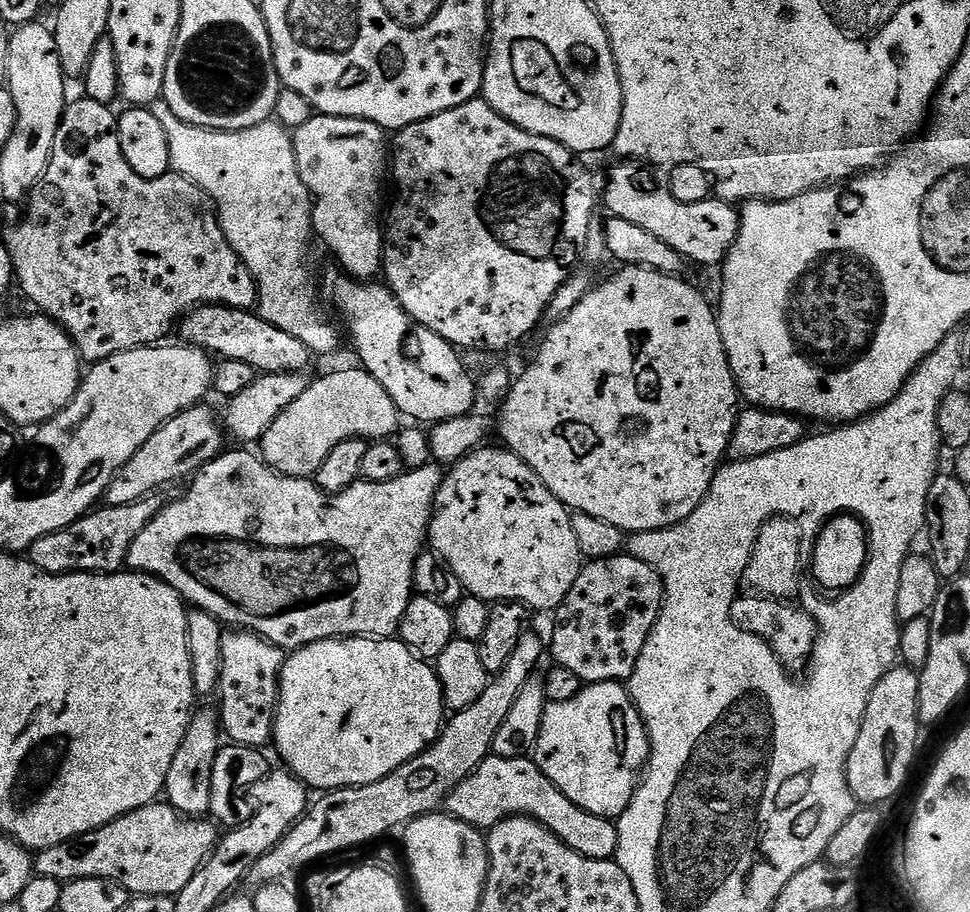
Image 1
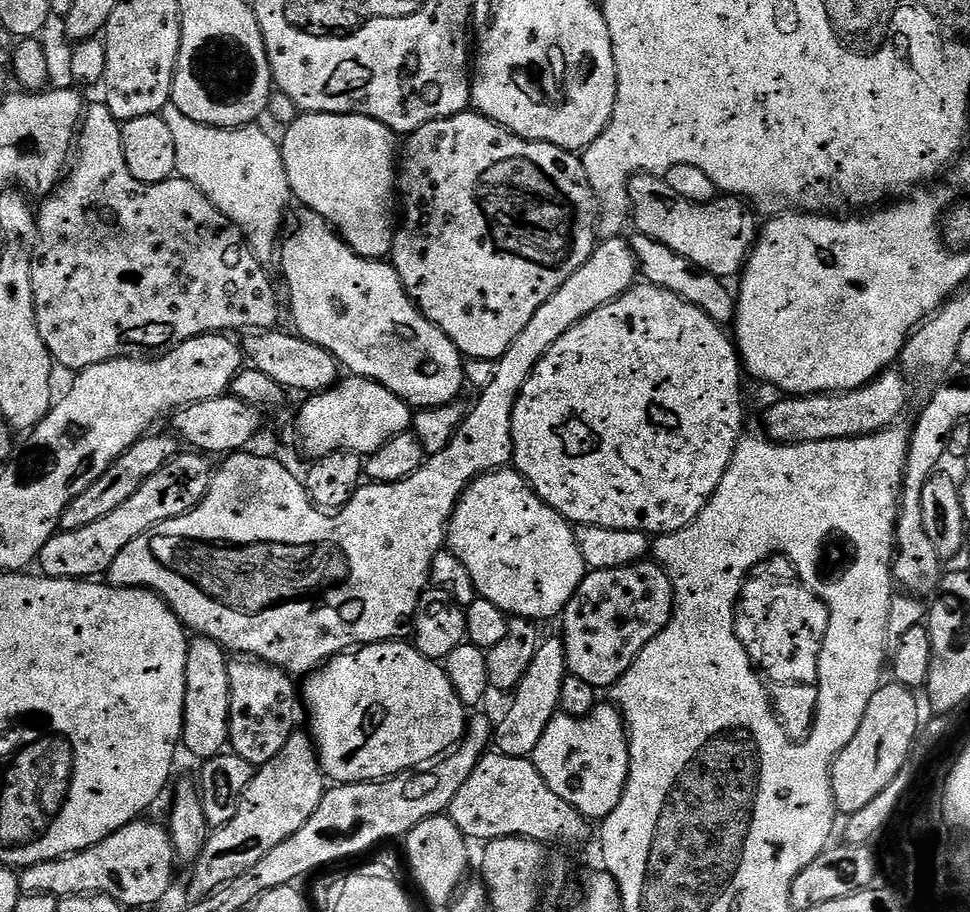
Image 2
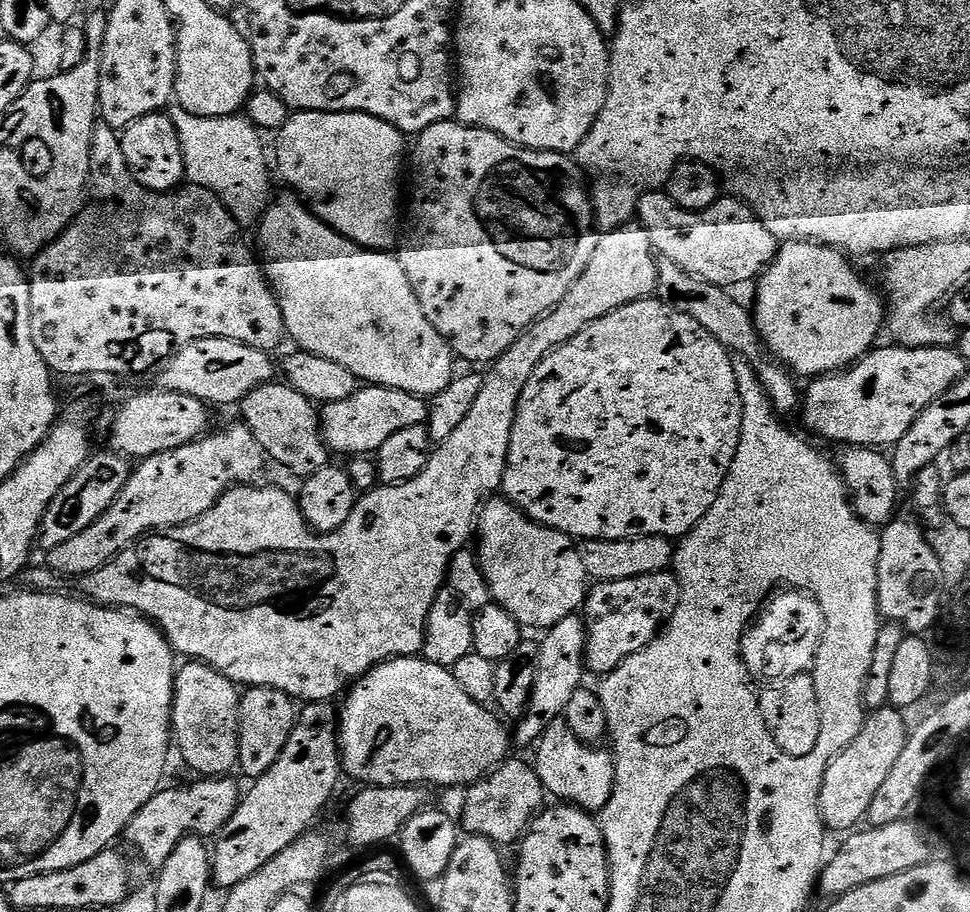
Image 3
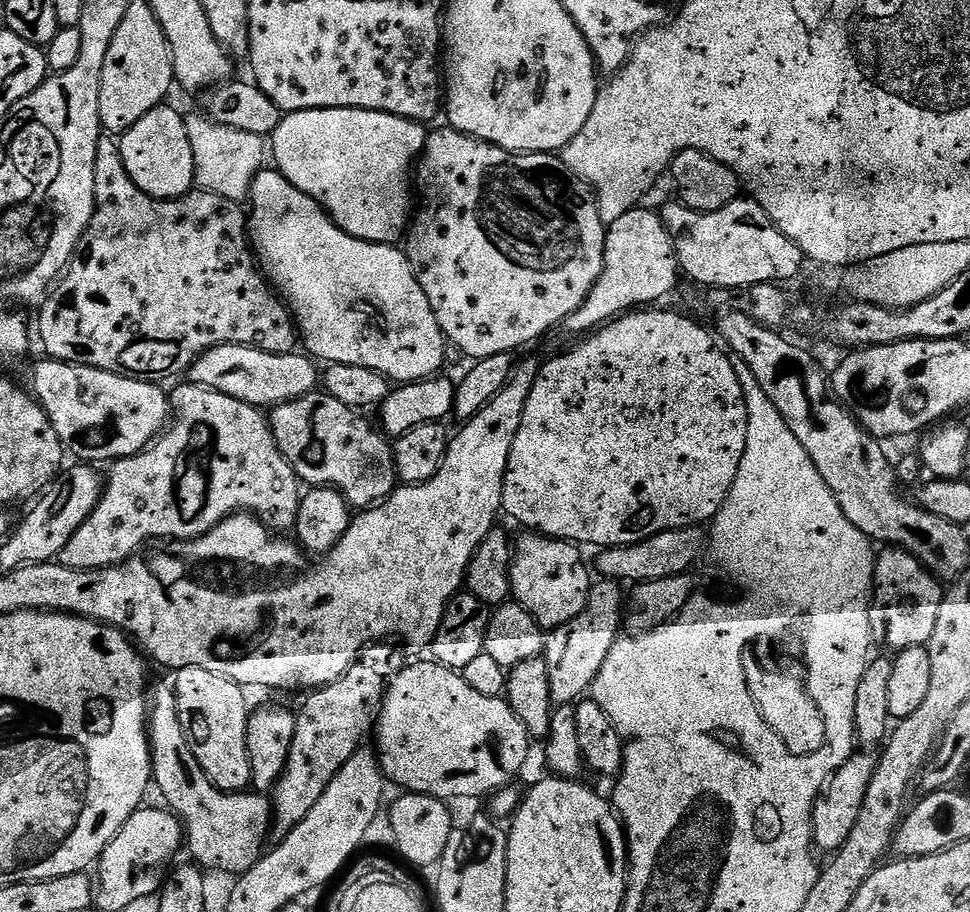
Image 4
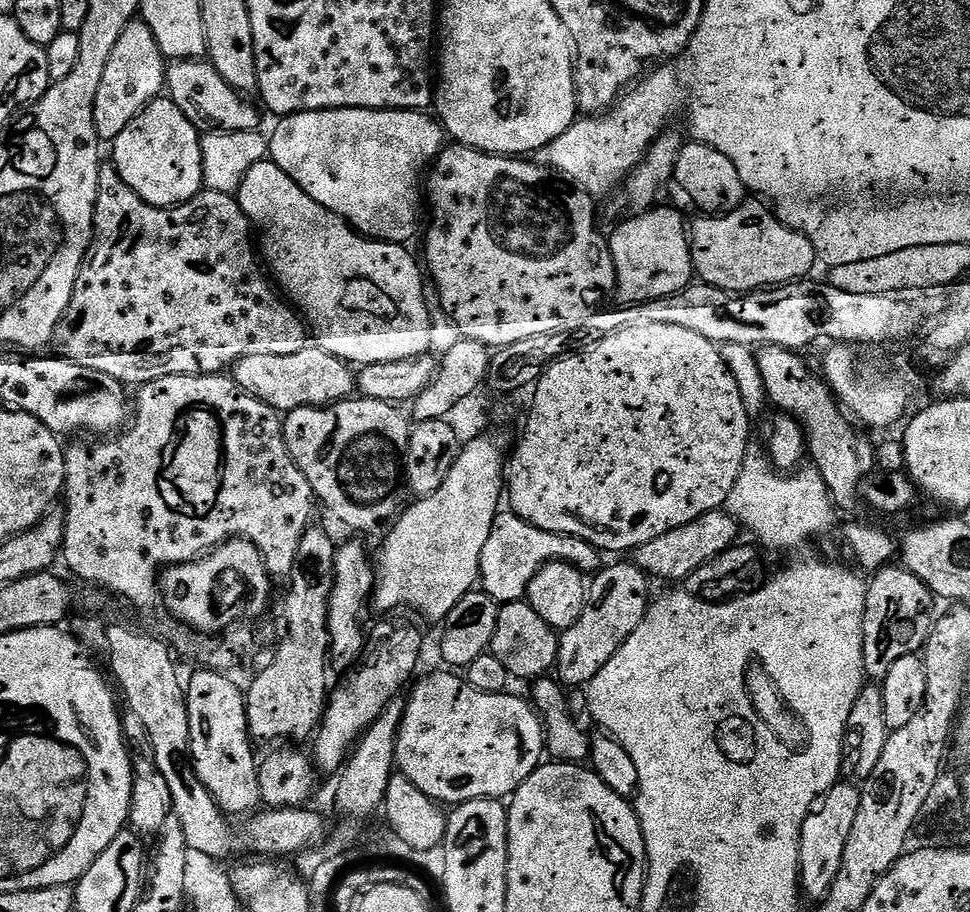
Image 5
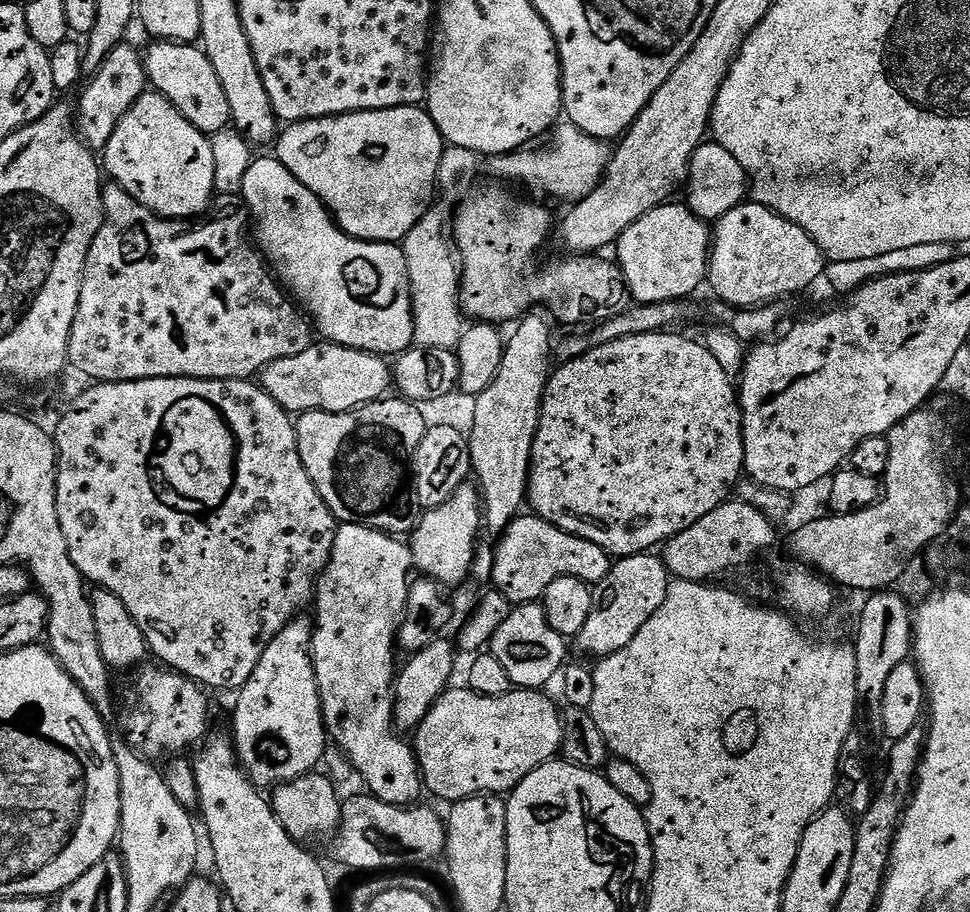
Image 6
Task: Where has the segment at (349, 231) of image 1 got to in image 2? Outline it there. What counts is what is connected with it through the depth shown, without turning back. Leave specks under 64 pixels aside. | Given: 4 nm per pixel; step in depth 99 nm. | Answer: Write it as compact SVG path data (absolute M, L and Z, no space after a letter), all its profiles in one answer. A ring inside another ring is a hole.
M310 112L297 115L296 121L287 125L283 132L284 140L279 141L280 153L293 197L332 225L336 235L362 258L384 260L391 257L392 211L398 208L398 140L392 131L374 118Z

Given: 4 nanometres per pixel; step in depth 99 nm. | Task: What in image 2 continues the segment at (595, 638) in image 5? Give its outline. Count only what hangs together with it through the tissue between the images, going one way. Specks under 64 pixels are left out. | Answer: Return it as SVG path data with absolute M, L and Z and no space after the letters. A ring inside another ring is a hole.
M541 639L538 650L534 654L534 662L530 662L530 670L522 678L522 682L511 693L512 705L508 713L501 718L500 724L494 728L494 748L501 756L510 758L531 758L534 746L546 734L546 726L560 712L562 698L562 682L570 675L568 663L564 657L564 641Z

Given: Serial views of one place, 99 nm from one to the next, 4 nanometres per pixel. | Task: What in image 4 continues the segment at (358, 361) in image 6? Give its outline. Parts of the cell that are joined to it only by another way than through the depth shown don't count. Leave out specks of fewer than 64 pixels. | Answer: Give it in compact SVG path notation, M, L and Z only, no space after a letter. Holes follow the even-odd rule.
M223 344L196 358L190 369L190 380L203 388L213 388L222 394L230 394L230 398L238 398L261 410L268 410L317 391L318 368L316 372L315 366L304 354L270 354L245 344Z

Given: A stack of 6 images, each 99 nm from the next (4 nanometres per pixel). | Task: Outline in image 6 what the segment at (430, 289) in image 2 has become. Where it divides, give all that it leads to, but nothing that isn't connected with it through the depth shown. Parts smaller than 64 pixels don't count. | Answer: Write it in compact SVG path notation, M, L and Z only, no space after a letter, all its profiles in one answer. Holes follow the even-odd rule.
M492 182L489 188L476 192L457 212L454 212L454 247L460 261L460 306L465 317L476 322L504 326L507 320L516 322L529 311L531 304L548 300L551 315L564 324L580 324L593 316L593 321L613 320L630 307L628 283L619 263L603 260L600 254L572 254L549 268L536 269L536 255L544 248L552 232L552 216L535 199L523 200L511 192L511 187Z

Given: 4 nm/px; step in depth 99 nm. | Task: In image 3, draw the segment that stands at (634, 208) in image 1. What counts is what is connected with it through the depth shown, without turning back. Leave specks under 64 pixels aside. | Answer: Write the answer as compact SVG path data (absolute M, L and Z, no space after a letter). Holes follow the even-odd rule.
M653 190L640 197L638 220L650 234L653 248L663 259L678 262L682 270L690 270L690 274L729 290L735 289L735 284L748 284L752 279L753 283L771 264L778 251L776 236L766 230L766 226L756 217L756 211L739 198L722 198L706 210L691 212L678 206L667 191Z

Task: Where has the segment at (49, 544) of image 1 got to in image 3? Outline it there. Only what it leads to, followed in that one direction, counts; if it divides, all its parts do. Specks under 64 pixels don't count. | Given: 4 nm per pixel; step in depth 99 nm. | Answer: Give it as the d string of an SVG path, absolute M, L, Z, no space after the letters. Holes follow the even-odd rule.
M243 422L228 424L224 432L209 431L200 439L178 450L163 452L139 461L128 485L119 498L82 534L62 542L62 546L47 549L47 567L57 577L79 578L106 566L122 549L129 548L142 536L157 530L177 528L206 514L224 497L228 489L261 479L266 457L258 438Z

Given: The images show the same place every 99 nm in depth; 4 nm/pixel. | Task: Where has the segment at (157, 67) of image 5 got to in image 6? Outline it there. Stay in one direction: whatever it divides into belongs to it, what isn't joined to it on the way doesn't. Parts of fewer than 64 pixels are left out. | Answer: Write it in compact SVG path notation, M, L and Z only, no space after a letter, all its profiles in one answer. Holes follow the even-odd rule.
M125 42L114 49L102 62L99 72L89 79L92 81L83 85L80 108L78 104L78 131L84 143L93 150L105 148L114 130L118 130L118 122L126 118L130 106L134 106L149 87L141 49L131 48L130 44Z

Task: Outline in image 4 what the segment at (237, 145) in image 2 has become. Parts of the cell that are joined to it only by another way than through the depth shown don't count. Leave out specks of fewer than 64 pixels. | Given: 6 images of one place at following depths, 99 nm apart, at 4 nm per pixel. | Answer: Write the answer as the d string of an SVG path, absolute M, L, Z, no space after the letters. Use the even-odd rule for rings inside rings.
M203 114L187 117L186 134L190 134L190 150L194 150L195 187L218 194L222 198L237 202L247 201L251 197L256 175L265 167L265 137L246 134L246 130L234 130L225 124L215 124Z

